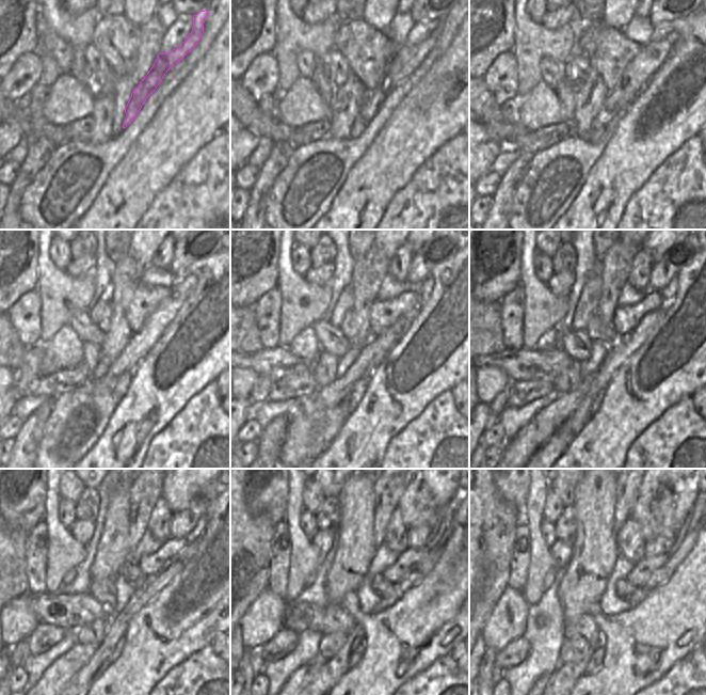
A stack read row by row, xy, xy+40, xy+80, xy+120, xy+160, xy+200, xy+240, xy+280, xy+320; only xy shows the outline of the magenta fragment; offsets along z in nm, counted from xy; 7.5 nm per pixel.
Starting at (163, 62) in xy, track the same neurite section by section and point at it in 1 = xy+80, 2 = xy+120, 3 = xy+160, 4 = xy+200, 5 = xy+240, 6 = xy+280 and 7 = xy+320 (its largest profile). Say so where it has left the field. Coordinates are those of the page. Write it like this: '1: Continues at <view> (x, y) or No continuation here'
1: Continues at xy+80 (642, 67)
2: Continues at xy+120 (141, 343)
3: Continues at xy+160 (378, 347)
4: Continues at xy+200 (529, 439)
5: Continues at xy+240 (64, 668)
6: Continues at xy+280 (305, 674)
7: Continues at xy+320 (542, 682).

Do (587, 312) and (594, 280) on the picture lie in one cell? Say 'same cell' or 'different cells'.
same cell

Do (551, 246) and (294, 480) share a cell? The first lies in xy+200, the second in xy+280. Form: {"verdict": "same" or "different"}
{"verdict": "different"}

